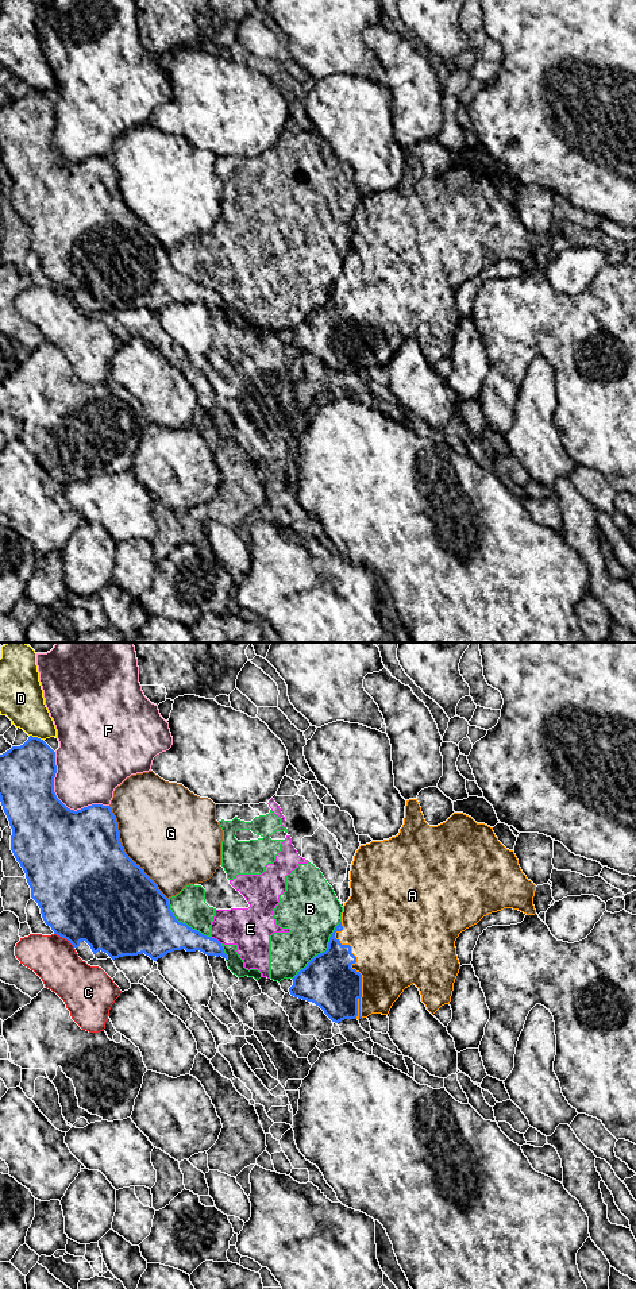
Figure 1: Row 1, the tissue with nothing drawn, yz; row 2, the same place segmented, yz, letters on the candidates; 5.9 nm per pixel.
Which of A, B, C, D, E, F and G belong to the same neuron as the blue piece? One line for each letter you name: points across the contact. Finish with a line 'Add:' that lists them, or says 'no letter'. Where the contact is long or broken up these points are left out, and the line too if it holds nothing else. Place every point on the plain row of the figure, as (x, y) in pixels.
Add: A

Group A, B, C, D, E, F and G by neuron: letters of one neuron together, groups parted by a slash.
A / B E / C / D / F / G

